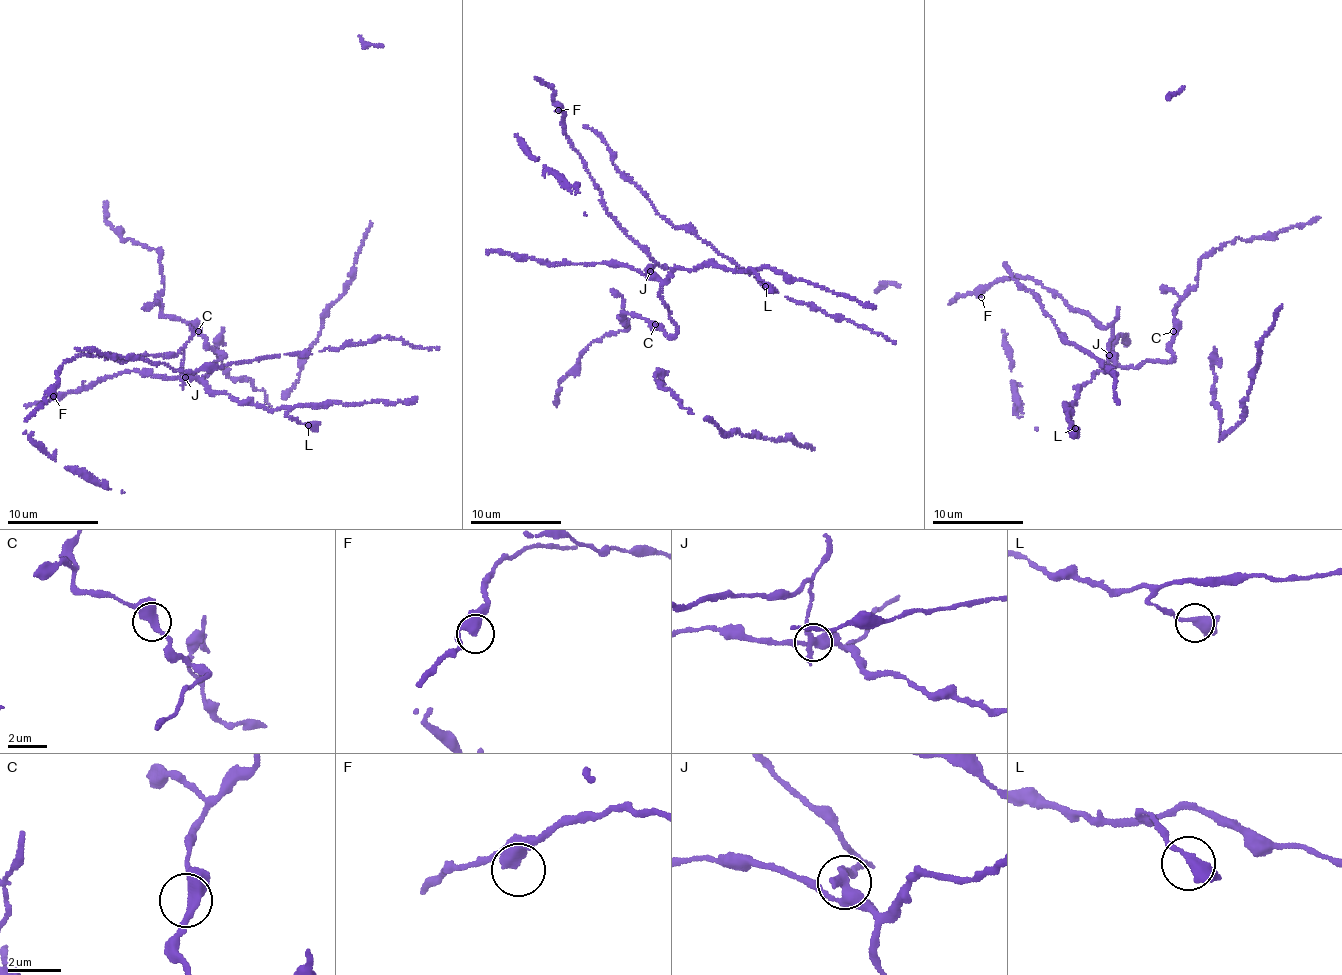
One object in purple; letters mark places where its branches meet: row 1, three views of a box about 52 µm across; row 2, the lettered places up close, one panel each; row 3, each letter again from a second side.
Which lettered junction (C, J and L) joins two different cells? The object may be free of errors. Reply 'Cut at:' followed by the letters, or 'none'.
Cut at: J

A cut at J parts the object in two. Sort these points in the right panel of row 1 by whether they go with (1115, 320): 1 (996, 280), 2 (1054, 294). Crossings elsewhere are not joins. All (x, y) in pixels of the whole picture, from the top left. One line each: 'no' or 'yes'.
1: yes
2: yes

